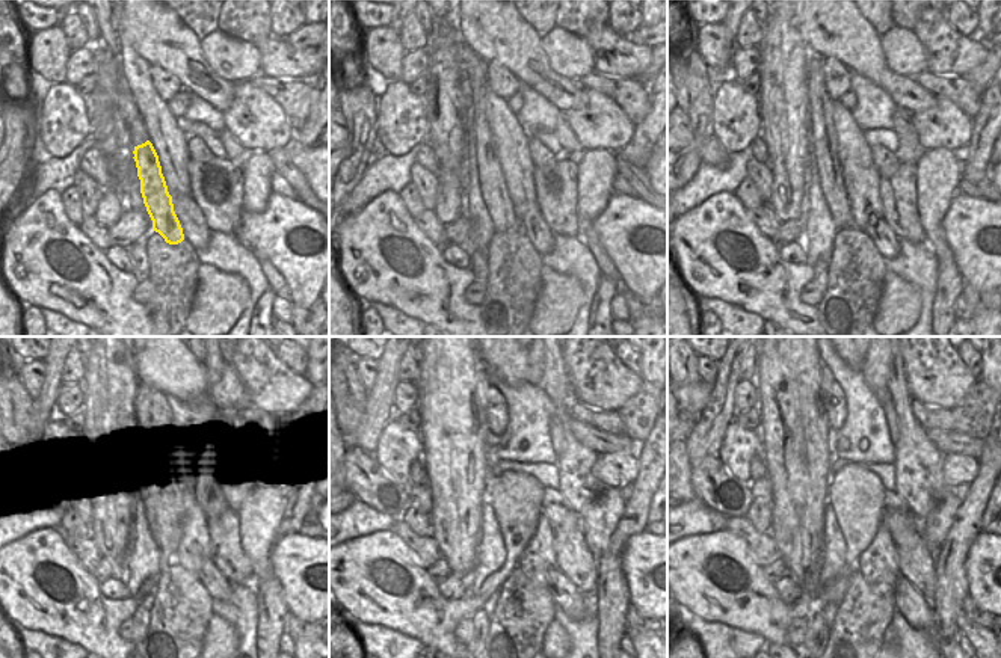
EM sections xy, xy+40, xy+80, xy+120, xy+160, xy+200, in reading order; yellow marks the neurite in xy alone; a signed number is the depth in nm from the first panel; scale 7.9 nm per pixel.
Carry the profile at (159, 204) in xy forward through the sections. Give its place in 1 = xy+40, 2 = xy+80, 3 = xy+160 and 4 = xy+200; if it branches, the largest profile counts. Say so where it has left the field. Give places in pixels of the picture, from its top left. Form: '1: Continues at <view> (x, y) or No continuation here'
1: Continues at xy+40 (494, 193)
2: Continues at xy+80 (825, 141)
3: Continues at xy+160 (485, 379)
4: Continues at xy+200 (826, 378).

